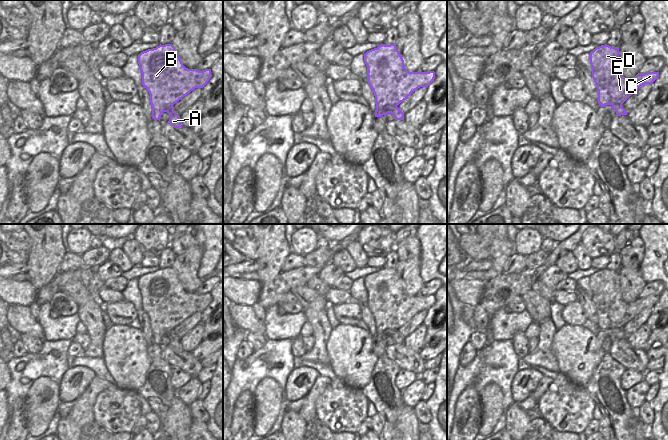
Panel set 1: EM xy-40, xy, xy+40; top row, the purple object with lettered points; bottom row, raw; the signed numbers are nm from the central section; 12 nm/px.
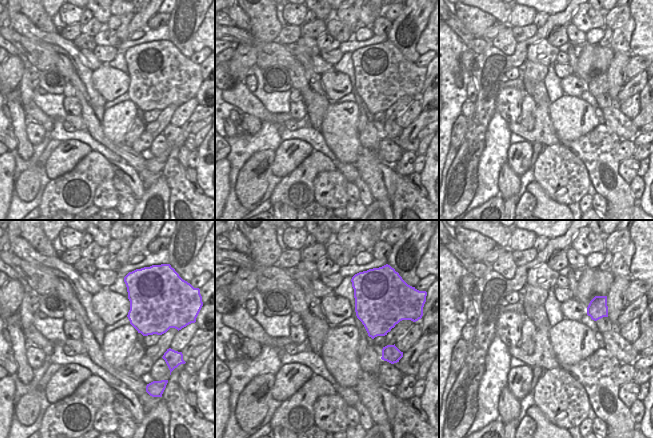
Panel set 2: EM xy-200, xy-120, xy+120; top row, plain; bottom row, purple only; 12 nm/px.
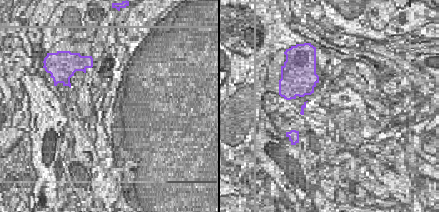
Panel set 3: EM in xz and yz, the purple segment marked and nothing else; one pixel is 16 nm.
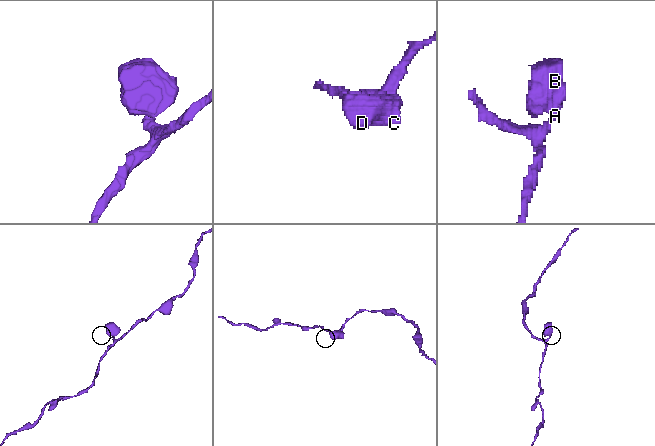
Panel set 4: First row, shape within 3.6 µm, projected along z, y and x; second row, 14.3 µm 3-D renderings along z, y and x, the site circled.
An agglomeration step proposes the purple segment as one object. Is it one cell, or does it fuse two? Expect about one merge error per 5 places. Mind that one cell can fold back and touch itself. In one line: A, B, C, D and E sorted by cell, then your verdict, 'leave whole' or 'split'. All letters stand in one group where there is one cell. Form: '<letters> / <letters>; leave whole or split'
A B C D E; leave whole

